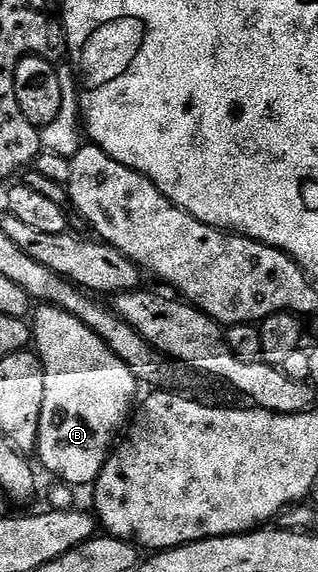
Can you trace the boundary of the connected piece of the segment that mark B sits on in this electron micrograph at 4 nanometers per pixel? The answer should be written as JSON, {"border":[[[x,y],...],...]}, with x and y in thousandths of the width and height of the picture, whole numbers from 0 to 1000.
{"border":[[[135,531],[107,544],[107,556],[104,605],[135,636],[142,657],[142,706],[129,706],[116,801],[135,806],[135,815],[154,827],[176,829],[173,836],[214,850],[283,851],[311,834],[381,753],[415,729],[418,712],[431,703],[431,670],[399,638],[289,577],[267,573],[267,566],[242,559],[242,552],[217,552],[217,545],[192,538]]]}

